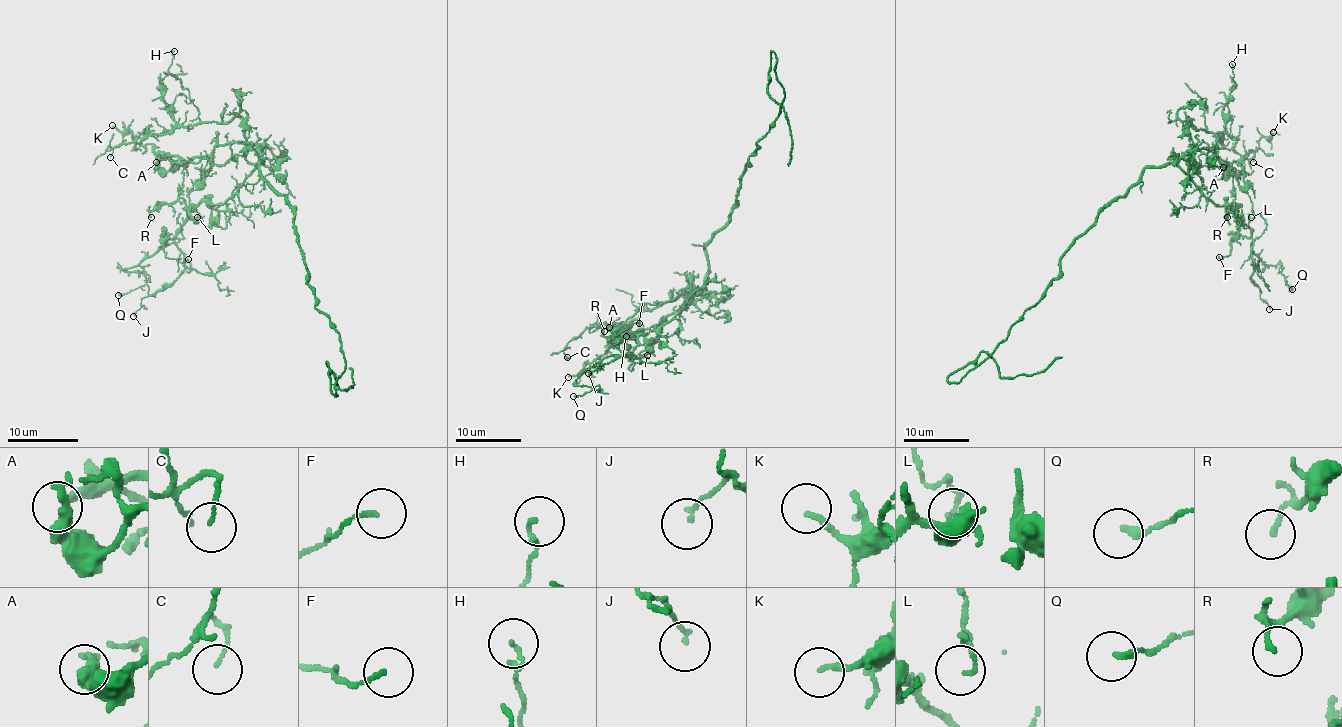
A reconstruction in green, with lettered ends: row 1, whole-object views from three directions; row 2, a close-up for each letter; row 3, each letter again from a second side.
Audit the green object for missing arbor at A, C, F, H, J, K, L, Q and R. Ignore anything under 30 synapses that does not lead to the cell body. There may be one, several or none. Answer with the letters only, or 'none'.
none

